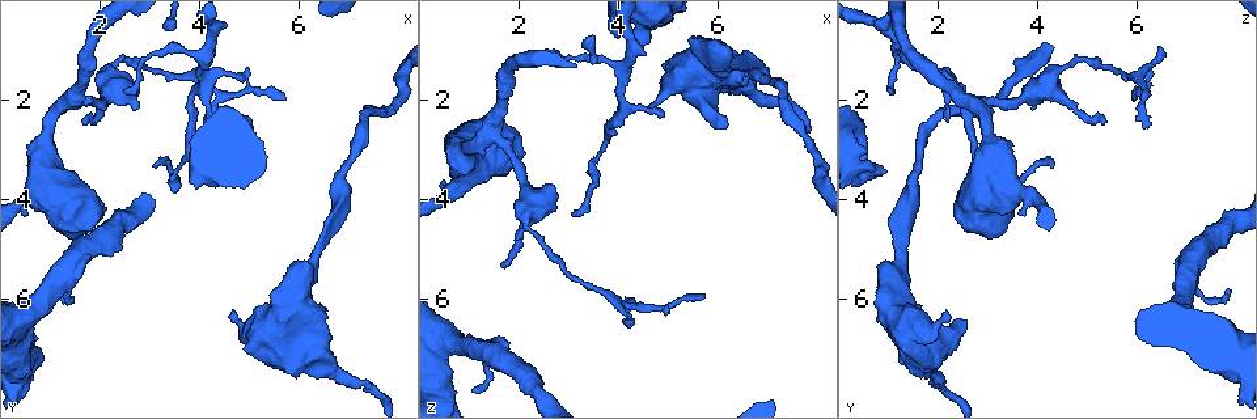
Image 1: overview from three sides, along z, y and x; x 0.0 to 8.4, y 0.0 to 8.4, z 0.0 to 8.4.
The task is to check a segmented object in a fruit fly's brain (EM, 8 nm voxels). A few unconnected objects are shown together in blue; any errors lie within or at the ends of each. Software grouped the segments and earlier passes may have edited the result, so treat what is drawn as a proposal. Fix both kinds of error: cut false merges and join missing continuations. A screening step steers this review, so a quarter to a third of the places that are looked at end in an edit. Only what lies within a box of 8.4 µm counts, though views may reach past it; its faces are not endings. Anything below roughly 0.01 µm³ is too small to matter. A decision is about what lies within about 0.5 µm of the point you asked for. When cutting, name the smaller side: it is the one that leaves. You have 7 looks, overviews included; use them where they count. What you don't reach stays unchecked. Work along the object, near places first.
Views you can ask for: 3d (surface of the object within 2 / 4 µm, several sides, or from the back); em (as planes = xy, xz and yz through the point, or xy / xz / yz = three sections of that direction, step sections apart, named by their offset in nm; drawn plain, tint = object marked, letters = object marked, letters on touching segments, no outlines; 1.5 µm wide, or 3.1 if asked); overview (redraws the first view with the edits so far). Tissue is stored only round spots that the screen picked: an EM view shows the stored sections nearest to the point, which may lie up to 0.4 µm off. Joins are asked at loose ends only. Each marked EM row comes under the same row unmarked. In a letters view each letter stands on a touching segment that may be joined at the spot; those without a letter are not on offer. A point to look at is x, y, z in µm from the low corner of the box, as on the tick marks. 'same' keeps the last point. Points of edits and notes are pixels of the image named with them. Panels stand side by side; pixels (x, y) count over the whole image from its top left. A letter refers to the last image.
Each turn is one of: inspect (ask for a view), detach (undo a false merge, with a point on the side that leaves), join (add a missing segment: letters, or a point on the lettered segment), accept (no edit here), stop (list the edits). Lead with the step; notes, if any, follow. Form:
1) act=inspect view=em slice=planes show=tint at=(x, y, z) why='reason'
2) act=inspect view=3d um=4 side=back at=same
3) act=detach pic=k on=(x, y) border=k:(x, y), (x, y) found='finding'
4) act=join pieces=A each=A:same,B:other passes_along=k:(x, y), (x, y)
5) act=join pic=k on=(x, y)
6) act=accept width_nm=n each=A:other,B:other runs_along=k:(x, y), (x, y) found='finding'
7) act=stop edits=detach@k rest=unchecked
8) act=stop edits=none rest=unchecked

act=inspect view=3d um=2 at=(4.15, 2.55, 6.25) why='branch stops here'

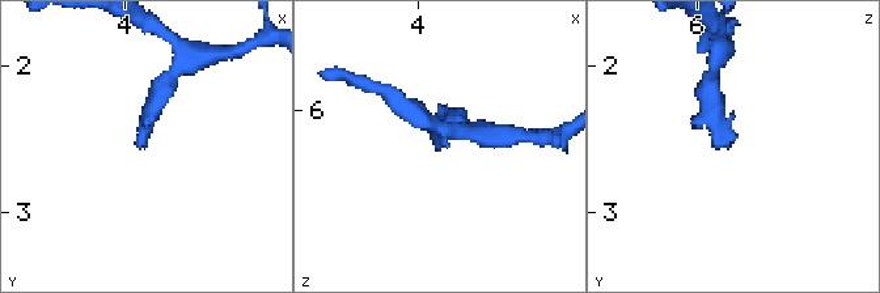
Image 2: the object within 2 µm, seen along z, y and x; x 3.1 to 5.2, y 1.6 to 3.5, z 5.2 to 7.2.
act=inspect view=em slice=planes show=letters at=(4.16, 2.56, 6.20) why='now the EM'

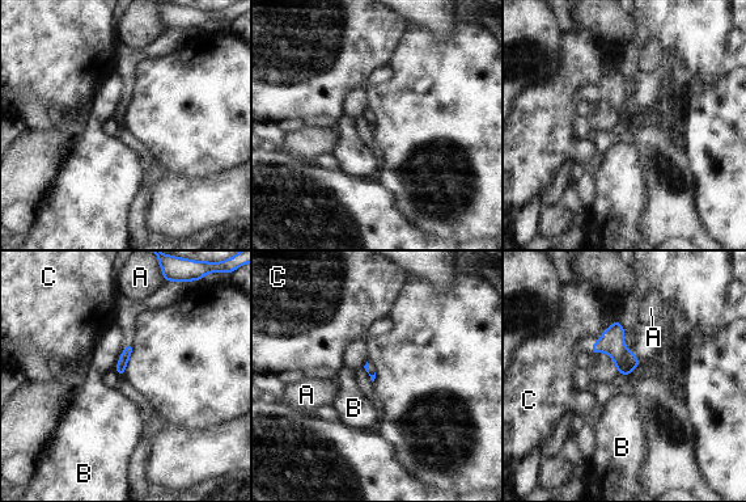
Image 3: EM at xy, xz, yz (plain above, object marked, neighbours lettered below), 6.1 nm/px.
act=accept longest_contact=C:180nm each=A:other,B:other,C:other border=3:(121, 353), (113, 368) found='none of them fits'

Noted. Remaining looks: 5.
act=inspect view=3d um=4 at=(1.15, 5.75, 6.95) why='arms part here'

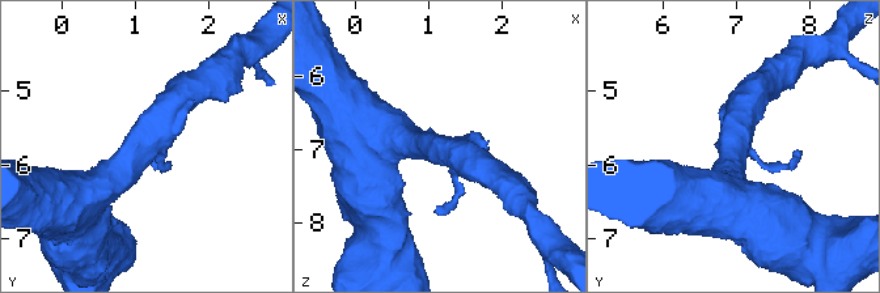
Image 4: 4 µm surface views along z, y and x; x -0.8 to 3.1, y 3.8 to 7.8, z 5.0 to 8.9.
act=inspect view=em slice=planes show=letters at=(1.15, 5.70, 6.95) why='need the tissue'

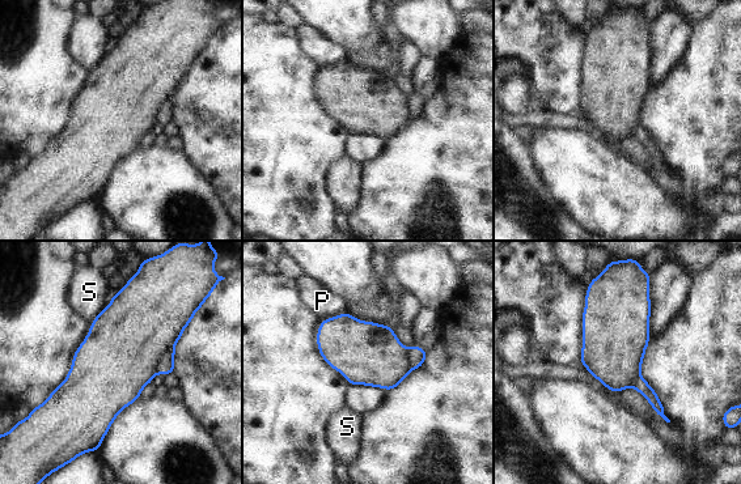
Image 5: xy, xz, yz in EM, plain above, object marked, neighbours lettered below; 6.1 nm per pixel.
act=detach pic=5 on=(166, 365) width_nm=260 each=P:other,S:other found='two neurons meet here'

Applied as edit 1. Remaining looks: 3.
act=stop edits=detach@5 rest=unchecked

